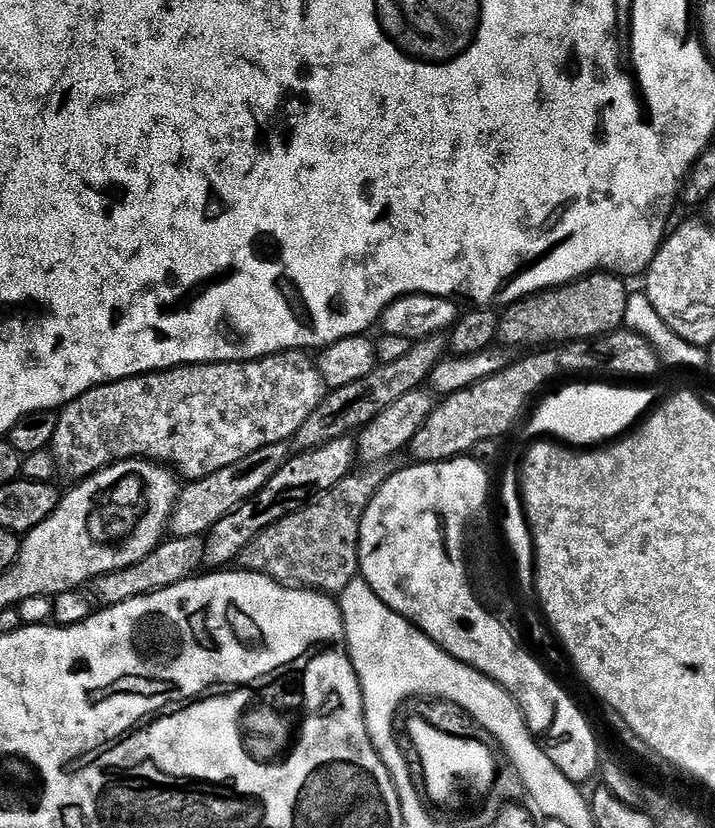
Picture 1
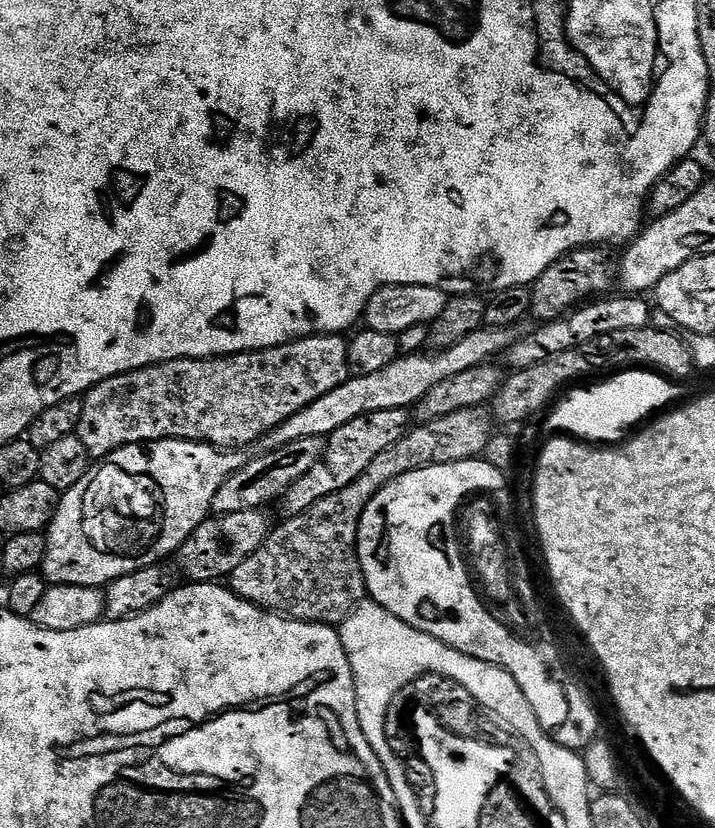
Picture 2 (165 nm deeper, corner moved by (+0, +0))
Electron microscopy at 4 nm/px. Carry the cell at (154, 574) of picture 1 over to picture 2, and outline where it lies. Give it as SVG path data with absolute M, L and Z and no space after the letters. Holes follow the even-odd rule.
M263 511L235 512L234 514L213 515L197 526L186 538L174 560L180 563L182 571L192 582L220 582L231 577L232 572L242 564L263 542L270 531L270 524L264 521Z

